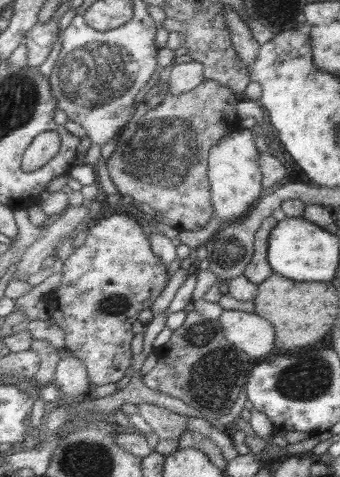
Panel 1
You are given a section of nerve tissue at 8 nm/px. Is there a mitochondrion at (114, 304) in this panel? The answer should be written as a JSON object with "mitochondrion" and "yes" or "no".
{"mitochondrion":"yes"}

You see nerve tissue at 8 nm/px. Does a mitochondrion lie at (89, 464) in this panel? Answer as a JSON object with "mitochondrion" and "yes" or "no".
{"mitochondrion":"yes"}

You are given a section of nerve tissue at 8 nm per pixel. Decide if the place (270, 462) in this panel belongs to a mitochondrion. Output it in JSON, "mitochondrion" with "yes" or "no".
{"mitochondrion":"no"}

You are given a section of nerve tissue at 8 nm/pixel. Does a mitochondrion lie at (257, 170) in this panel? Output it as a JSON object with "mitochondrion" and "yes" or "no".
{"mitochondrion":"no"}

